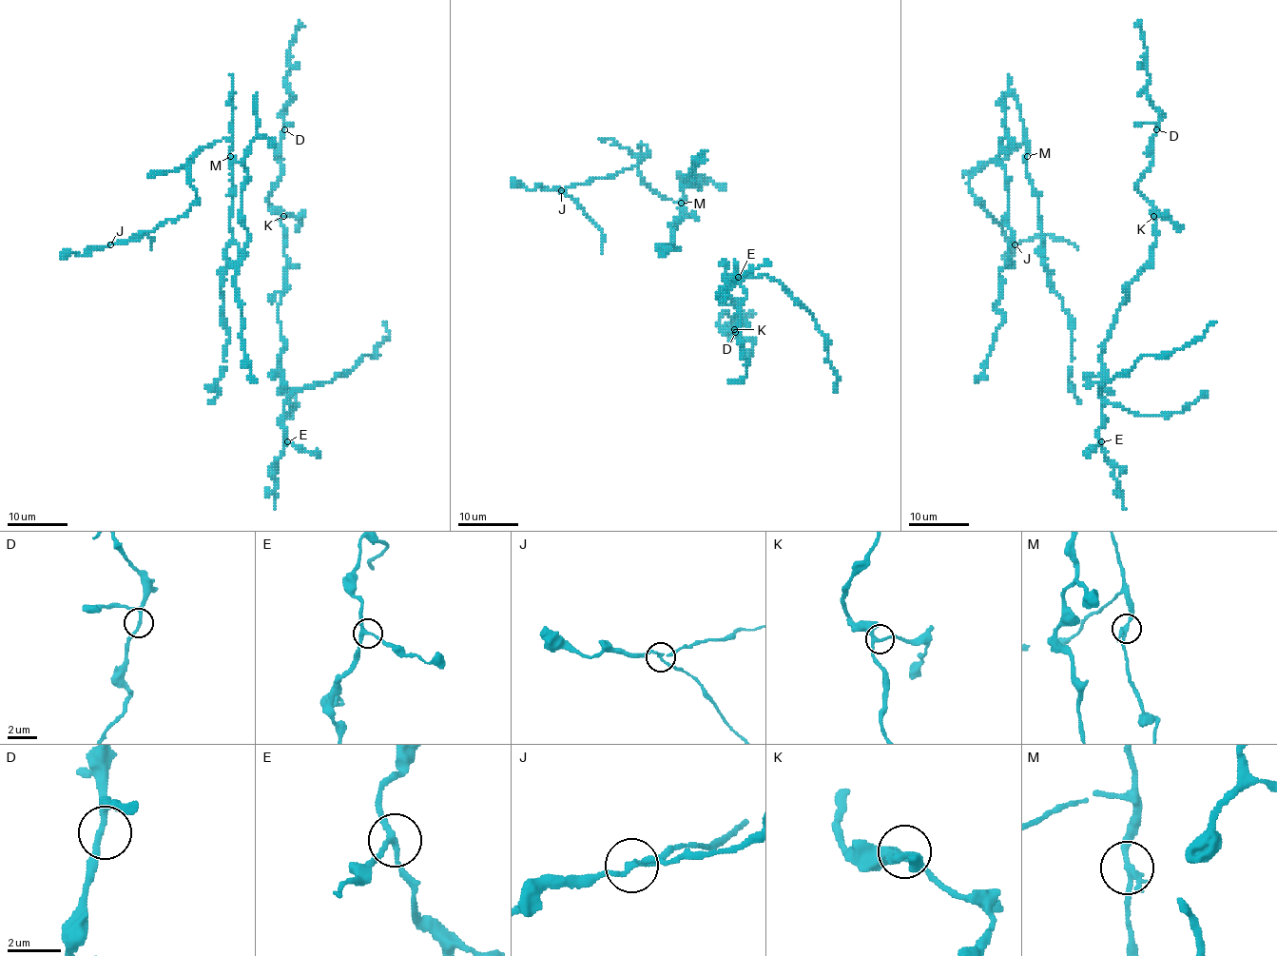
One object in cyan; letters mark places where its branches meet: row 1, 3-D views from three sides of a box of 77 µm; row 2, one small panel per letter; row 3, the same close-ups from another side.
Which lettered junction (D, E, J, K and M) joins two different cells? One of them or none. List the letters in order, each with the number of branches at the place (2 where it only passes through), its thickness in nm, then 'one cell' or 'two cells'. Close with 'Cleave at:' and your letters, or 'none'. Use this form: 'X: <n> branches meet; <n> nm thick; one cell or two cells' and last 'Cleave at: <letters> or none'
D: 3 branches meet; 180 nm thick; one cell
E: 3 branches meet; 220 nm thick; one cell
J: 3 branches meet; 170 nm thick; two cells
K: 3 branches meet; 240 nm thick; one cell
M: 3 branches meet; 180 nm thick; one cell
Cleave at: J

